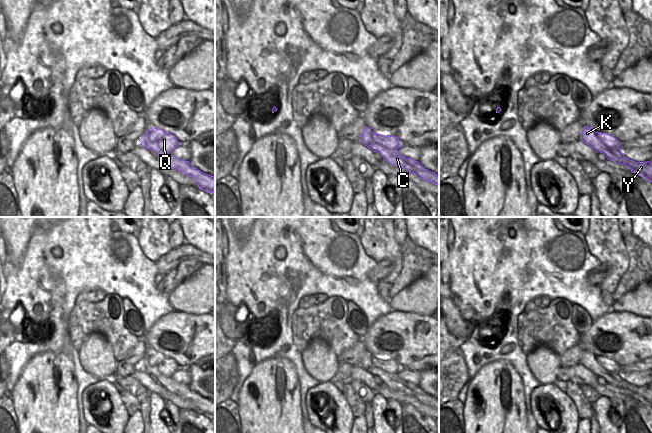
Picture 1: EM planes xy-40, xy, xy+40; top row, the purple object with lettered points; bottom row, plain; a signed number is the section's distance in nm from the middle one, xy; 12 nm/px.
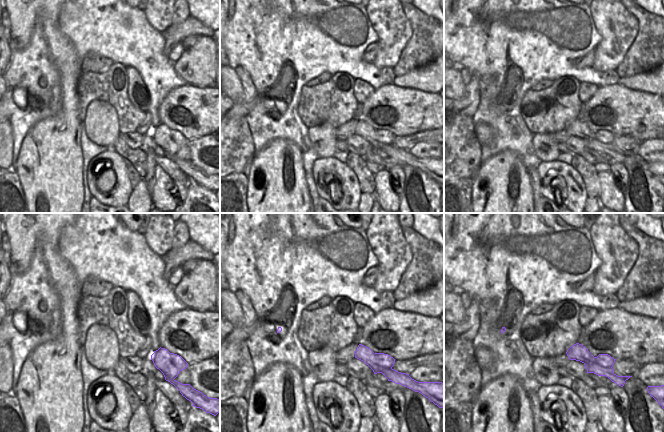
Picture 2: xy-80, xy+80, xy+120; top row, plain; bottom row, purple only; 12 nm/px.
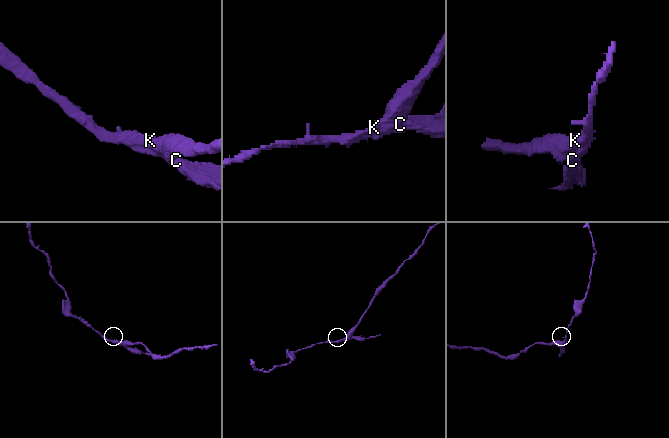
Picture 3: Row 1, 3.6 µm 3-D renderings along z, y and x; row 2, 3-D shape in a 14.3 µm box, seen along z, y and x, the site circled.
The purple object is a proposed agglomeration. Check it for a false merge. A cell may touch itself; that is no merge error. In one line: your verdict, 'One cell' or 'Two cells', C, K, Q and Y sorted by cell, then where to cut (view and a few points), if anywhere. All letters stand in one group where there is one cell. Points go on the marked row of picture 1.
Two cells. Groups: C K Y / Q. Split along xy-40 (147, 130), (148, 137), (152, 141), (163, 150), (171, 153)

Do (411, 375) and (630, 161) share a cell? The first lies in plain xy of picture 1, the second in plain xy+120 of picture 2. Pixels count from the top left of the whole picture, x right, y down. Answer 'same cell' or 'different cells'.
different cells

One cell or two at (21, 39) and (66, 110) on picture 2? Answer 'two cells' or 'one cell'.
one cell

